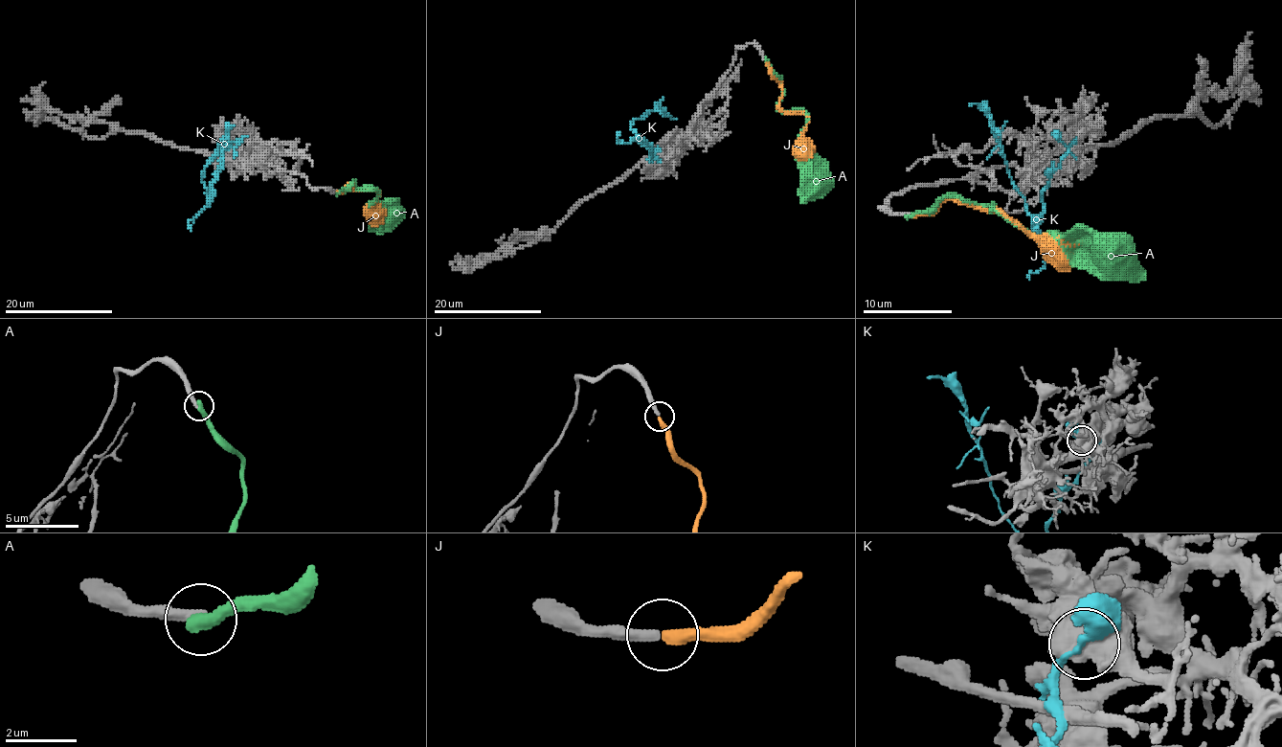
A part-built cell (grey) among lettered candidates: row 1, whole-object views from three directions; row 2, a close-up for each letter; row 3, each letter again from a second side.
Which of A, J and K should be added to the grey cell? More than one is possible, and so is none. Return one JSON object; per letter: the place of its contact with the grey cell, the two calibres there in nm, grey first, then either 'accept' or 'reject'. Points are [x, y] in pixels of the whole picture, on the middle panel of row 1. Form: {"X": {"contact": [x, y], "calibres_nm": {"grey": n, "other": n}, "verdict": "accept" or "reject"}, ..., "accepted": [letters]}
{"A": {"contact": [766, 59], "calibres_nm": {"grey": 300, "other": 420}, "verdict": "reject"}, "J": {"contact": [766, 61], "calibres_nm": {"grey": 280, "other": 340}, "verdict": "accept"}, "K": {"contact": [655, 153], "calibres_nm": {"grey": 950, "other": 240}, "verdict": "reject"}, "accepted": ["J"]}

